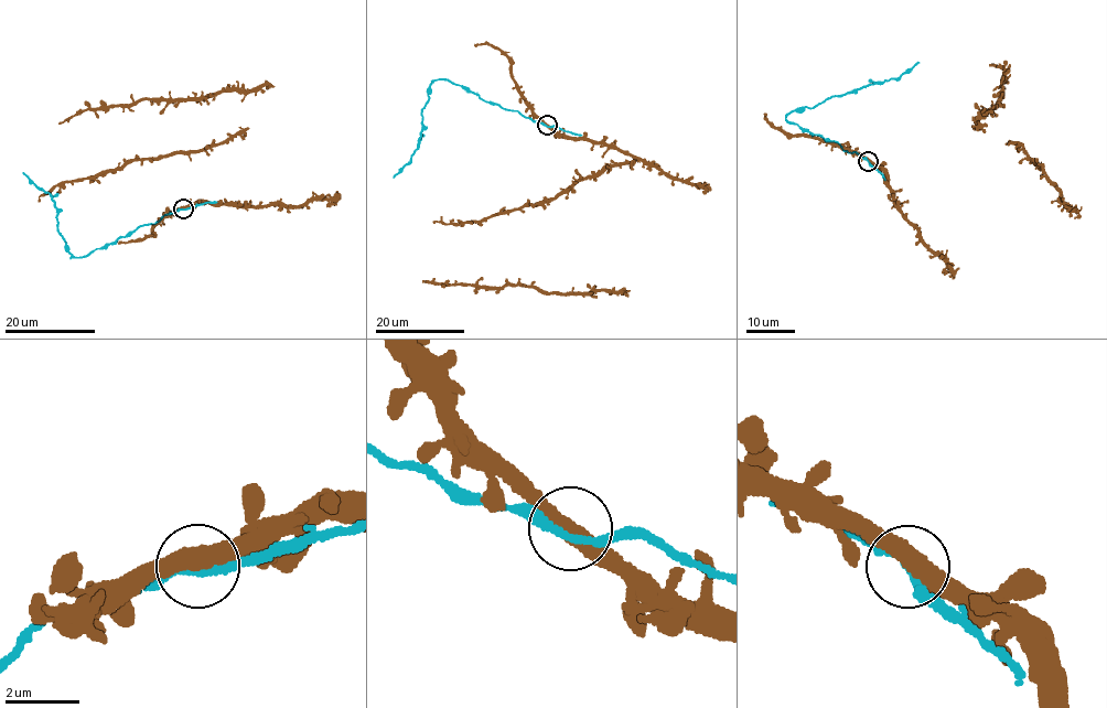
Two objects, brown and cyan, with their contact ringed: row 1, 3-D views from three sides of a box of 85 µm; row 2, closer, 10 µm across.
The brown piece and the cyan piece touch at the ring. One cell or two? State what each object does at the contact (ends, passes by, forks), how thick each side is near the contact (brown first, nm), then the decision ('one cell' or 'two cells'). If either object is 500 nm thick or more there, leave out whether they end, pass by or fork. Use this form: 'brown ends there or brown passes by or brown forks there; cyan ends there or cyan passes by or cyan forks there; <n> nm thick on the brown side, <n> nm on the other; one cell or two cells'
brown passes by; cyan passes by; 460 nm thick on the brown side, 200 nm on the other; two cells

